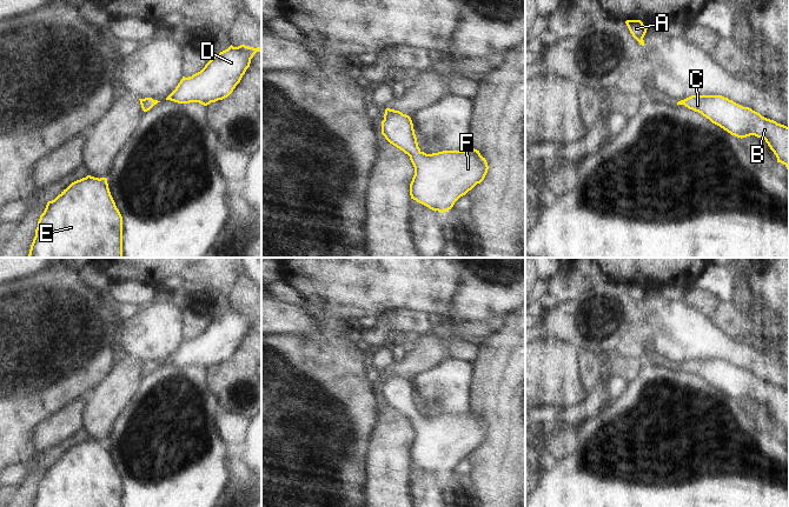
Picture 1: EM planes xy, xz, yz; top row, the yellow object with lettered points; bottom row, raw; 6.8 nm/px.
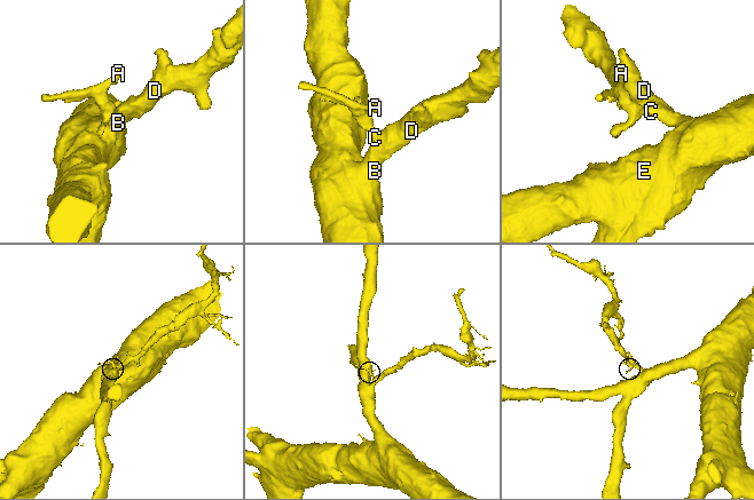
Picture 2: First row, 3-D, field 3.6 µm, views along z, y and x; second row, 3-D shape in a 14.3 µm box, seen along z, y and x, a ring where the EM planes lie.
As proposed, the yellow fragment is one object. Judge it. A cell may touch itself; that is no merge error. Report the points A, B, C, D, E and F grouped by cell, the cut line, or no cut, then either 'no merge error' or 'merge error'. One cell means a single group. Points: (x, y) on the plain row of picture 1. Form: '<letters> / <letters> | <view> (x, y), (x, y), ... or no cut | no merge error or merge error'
A B C D E F | no cut | no merge error

